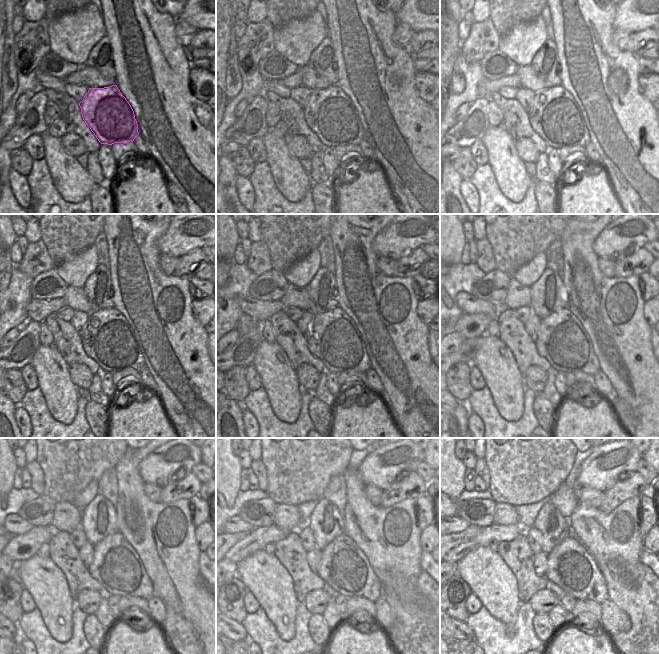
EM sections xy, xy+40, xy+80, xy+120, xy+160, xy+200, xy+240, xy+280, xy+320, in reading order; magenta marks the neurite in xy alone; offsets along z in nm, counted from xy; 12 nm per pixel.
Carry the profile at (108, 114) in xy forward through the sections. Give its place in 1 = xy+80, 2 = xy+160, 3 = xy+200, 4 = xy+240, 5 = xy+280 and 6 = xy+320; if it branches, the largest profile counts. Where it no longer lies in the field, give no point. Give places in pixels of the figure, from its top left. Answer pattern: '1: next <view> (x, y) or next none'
1: next xy+80 (554, 115)
2: next xy+160 (334, 339)
3: next xy+200 (562, 341)
4: next xy+240 (116, 566)
5: next xy+280 (344, 567)
6: next xy+320 (570, 566)

